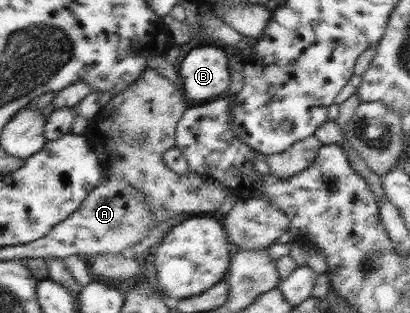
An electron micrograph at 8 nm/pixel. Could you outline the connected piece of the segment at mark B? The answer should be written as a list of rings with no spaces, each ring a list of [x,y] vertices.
[[[222,45],[221,48],[215,48],[215,46],[195,48],[195,50],[190,50],[187,53],[178,70],[187,100],[211,100],[223,95],[223,92],[227,94],[231,73],[228,60],[229,53],[230,50]]]

